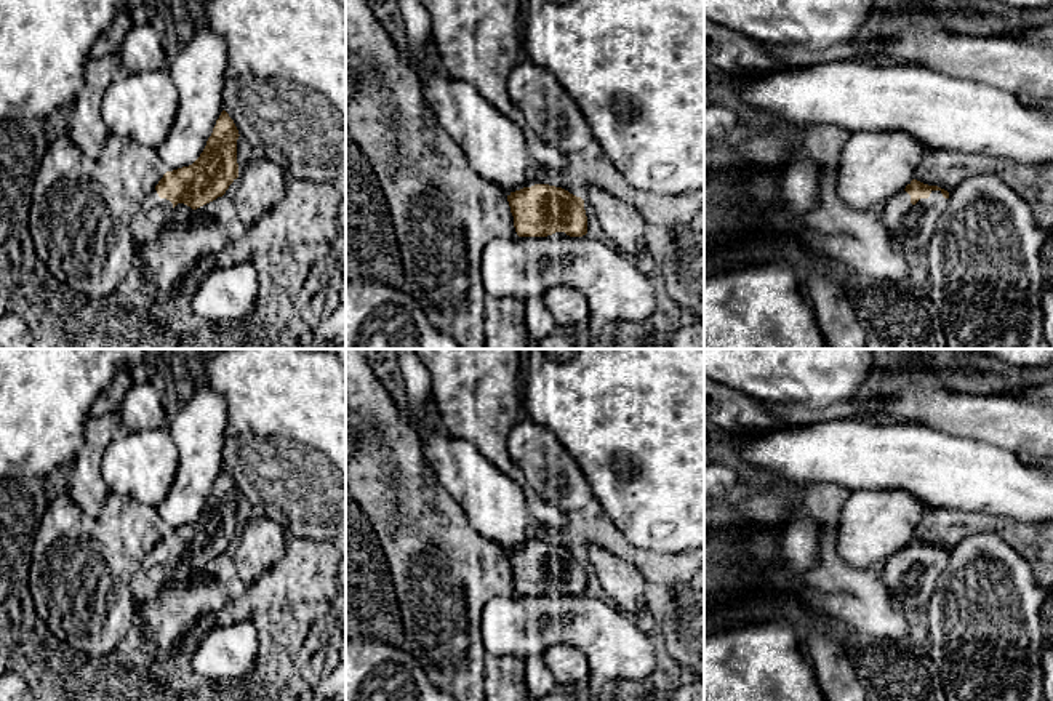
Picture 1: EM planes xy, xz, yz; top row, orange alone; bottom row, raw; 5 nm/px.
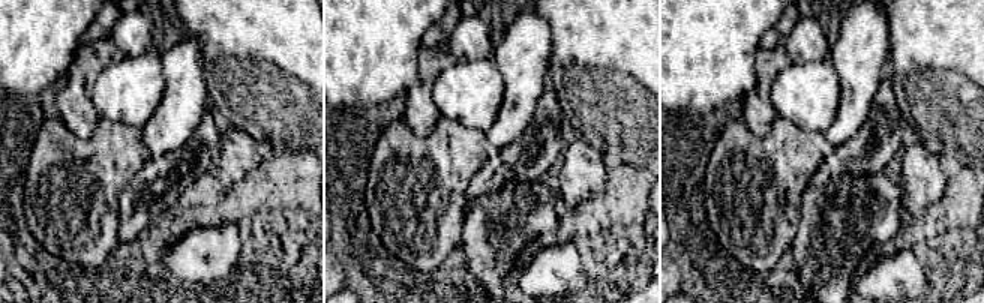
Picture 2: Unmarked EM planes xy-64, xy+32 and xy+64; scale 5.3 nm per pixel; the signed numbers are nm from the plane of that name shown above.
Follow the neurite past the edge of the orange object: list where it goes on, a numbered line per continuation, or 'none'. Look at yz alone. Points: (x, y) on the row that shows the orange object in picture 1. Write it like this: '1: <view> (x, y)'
1: yz (911, 228)

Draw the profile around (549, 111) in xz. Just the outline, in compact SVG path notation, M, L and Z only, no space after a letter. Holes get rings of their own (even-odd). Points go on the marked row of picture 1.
M531 61L518 64L506 86L509 99L541 141L570 154L595 139L578 102L547 69Z

